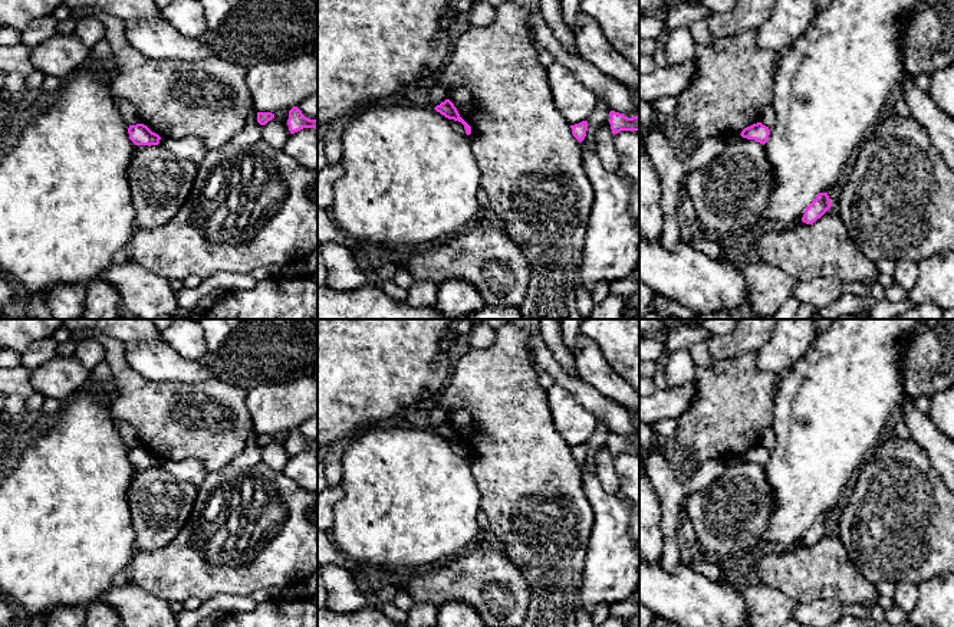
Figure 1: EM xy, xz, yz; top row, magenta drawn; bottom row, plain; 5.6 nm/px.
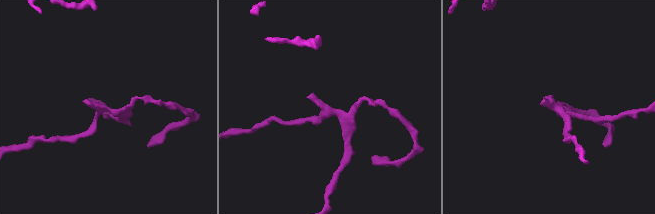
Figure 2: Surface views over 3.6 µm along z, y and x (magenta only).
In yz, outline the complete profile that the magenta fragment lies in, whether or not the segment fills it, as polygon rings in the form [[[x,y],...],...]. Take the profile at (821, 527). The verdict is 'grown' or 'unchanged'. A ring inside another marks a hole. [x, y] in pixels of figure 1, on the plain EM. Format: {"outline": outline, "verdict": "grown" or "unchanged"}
{"outline": [[[819,515],[816,521],[806,529],[802,544],[806,546],[813,546],[820,541],[832,528],[828,515]]], "verdict": "unchanged"}

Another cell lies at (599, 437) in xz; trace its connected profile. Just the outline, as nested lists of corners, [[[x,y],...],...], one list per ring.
[[[598,421],[595,431],[591,434],[588,439],[588,453],[585,462],[580,464],[580,467],[588,467],[588,469],[596,469],[596,456],[598,452],[609,446],[609,429],[603,421]]]

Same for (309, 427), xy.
[[[318,416],[305,420],[297,430],[309,441],[318,441]]]

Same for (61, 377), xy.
[[[53,357],[33,370],[30,383],[34,393],[60,401],[68,400],[78,390],[89,385],[92,372],[75,357]]]

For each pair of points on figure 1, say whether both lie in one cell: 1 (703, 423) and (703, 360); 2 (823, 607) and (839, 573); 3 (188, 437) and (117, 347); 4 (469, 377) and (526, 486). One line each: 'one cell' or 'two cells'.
1: two cells
2: two cells
3: one cell
4: one cell

